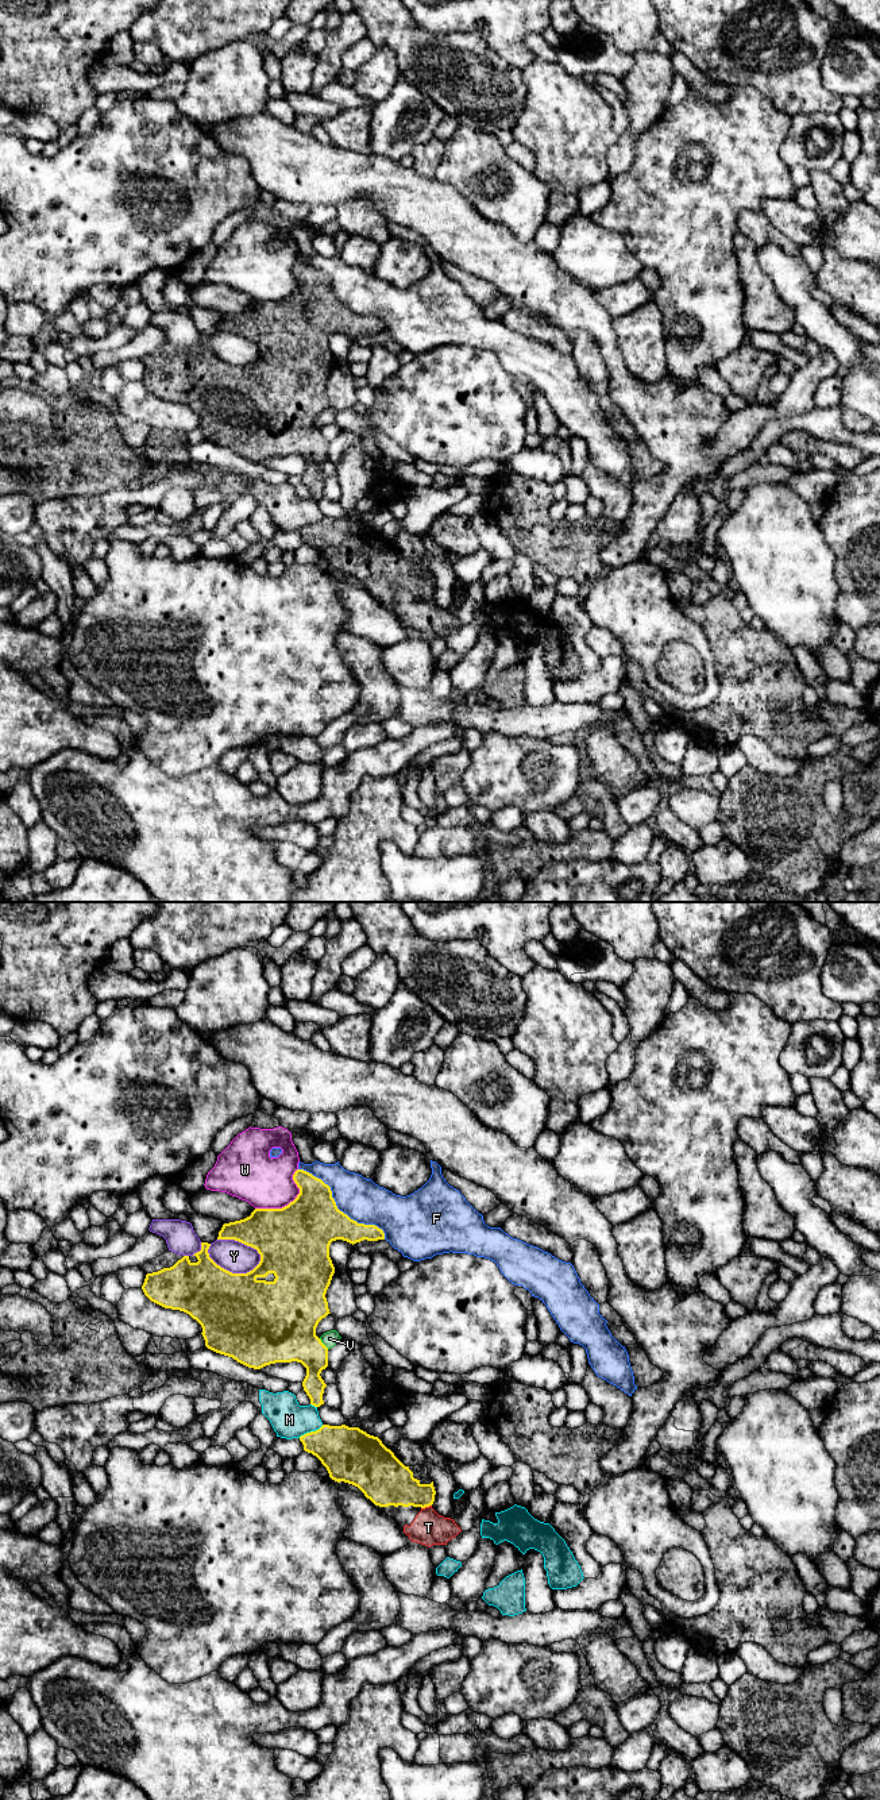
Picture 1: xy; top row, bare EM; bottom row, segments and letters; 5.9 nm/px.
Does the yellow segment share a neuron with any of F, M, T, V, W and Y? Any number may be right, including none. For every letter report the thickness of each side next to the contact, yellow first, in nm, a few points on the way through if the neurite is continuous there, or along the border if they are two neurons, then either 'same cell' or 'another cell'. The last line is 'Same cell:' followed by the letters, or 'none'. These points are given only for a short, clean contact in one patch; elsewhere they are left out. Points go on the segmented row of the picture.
F: 360/260 nm | another cell
M: 300/220 nm | another cell
T: 280/200 nm | across xy (390, 1483), (412, 1492), (425, 1506), (428, 1527) | same cell
V: 380/90 nm | another cell
W: 420/320 nm | another cell
Y: 460/190 nm | another cell
Same cell: T

